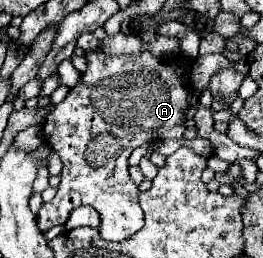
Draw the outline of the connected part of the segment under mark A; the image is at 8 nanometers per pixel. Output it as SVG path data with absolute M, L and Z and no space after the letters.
M142 51L142 53L136 53L136 55L120 55L120 57L104 57L104 55L86 55L86 61L88 61L88 71L80 77L80 83L70 89L70 93L66 95L66 99L58 105L54 105L54 109L50 111L50 115L46 117L44 121L44 127L42 127L42 135L46 139L46 143L50 143L50 147L60 155L62 159L62 181L58 185L58 191L54 195L54 199L50 203L42 203L42 209L38 213L38 227L40 231L48 231L50 227L54 225L64 225L70 217L70 213L76 209L76 207L82 207L82 205L90 205L94 209L98 209L100 217L102 217L102 223L100 223L100 237L108 239L108 241L124 241L128 237L132 237L144 223L142 219L142 209L138 205L138 187L130 179L128 172L128 157L130 153L138 147L138 145L144 145L144 143L154 143L154 141L180 141L182 147L188 147L188 149L194 149L194 153L200 153L202 157L212 157L212 143L208 139L194 139L194 141L188 141L184 139L184 129L186 129L186 111L188 111L188 63L186 59L182 59L180 55L176 57L170 57L170 59L160 59L156 57L154 53L150 51Z

